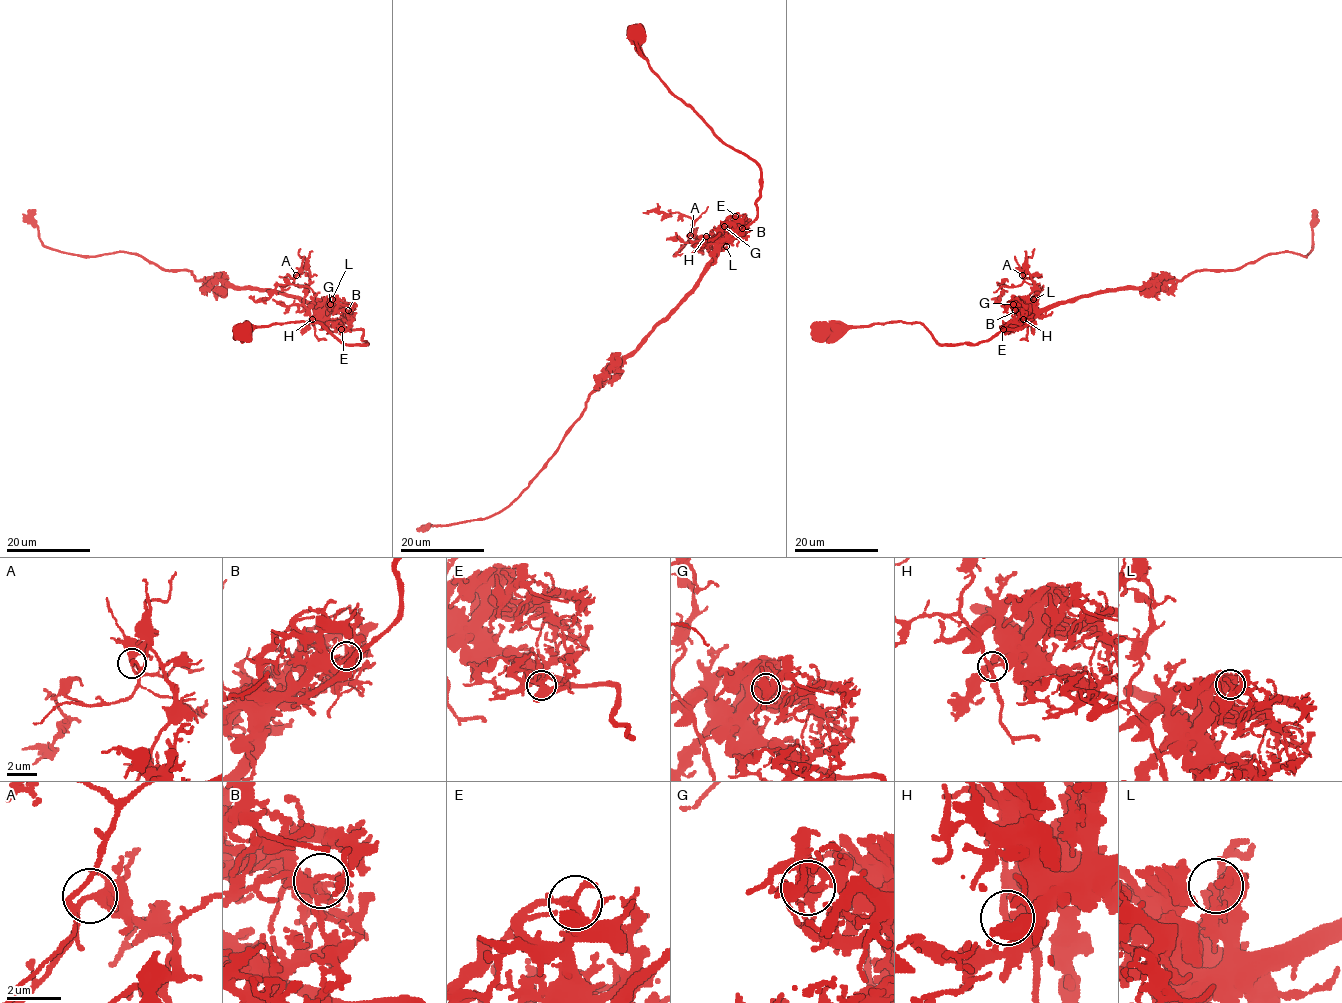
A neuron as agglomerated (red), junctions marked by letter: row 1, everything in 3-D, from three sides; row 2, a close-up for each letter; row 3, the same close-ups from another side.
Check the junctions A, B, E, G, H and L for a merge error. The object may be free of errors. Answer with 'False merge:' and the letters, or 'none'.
False merge: H

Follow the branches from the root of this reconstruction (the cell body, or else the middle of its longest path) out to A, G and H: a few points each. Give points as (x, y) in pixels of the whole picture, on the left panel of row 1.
A: (242, 334), (319, 322), (344, 343), (367, 344), (361, 329), (313, 319), (303, 304), (309, 271), (296, 275)
G: (242, 334), (275, 323), (319, 322), (344, 343), (367, 344), (362, 330), (346, 328), (341, 310), (330, 304)
H: (242, 334), (247, 337), (254, 327), (275, 323), (319, 322), (344, 343), (367, 344), (361, 329), (312, 319)

